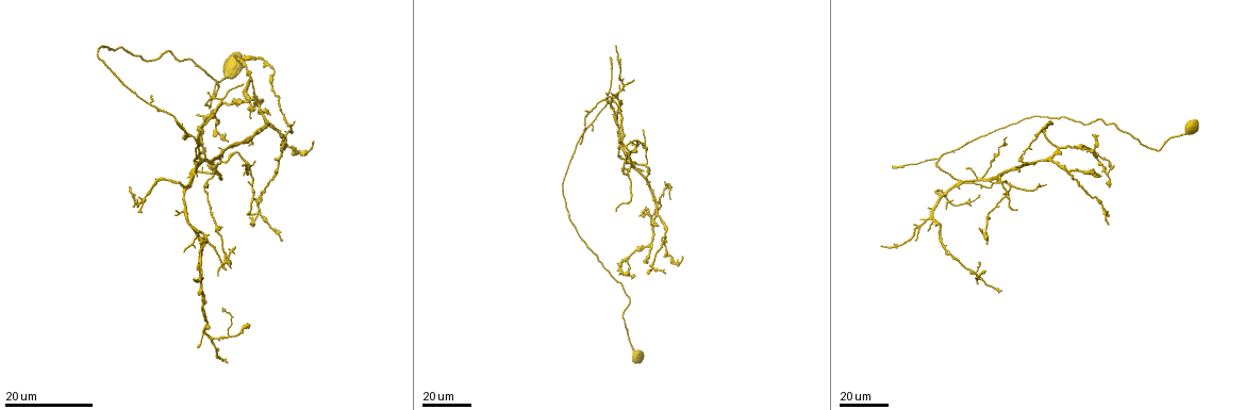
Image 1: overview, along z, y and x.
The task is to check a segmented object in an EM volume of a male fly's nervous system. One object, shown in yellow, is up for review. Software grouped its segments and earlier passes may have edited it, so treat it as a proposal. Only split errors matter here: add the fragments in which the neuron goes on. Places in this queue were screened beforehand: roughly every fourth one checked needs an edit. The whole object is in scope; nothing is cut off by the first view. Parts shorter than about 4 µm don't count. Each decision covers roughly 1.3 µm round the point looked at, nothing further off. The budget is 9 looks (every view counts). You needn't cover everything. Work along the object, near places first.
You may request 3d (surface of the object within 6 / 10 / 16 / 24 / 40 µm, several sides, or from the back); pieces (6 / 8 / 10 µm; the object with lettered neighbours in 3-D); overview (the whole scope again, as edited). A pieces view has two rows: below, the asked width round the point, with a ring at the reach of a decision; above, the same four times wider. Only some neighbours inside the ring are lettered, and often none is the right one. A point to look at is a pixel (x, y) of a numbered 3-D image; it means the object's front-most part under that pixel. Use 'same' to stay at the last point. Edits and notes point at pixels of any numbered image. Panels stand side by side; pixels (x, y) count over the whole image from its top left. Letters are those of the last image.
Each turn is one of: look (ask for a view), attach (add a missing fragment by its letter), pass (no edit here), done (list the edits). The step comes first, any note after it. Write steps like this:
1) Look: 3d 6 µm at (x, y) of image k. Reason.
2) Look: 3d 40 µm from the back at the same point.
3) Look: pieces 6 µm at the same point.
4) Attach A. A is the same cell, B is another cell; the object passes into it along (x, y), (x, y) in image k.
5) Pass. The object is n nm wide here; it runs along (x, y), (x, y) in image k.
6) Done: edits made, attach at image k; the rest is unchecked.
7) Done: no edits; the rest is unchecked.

Look: 3d 16 µm at (619, 142) of image 1. Free end.

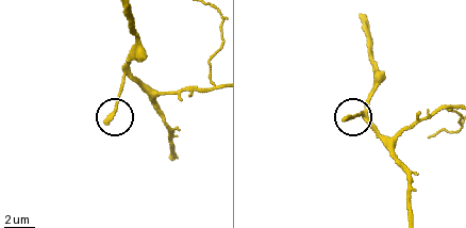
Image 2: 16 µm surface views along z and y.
Look: pieces 8 µm at (343, 116) of image 2.

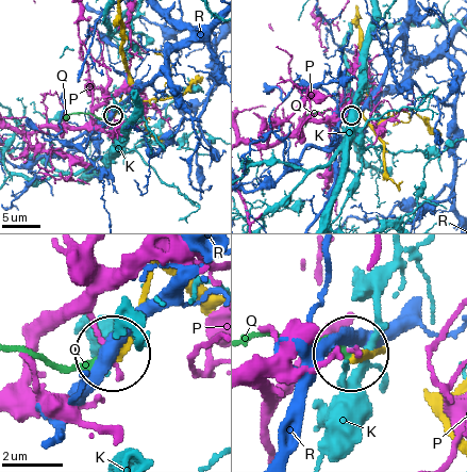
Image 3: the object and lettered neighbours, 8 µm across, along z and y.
Attach Q. The object is 280 nm wide here; Q is the same cell, K, P and R are other cells; it goes on there.

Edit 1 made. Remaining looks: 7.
Look: 3d 24 µm at (966, 183) of image 1. Long arm stops here.

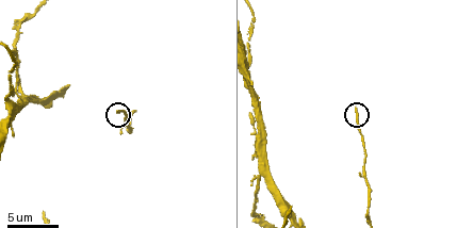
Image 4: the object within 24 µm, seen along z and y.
Look: pieces 6 µm at (354, 108) of image 4. See the neighbours.

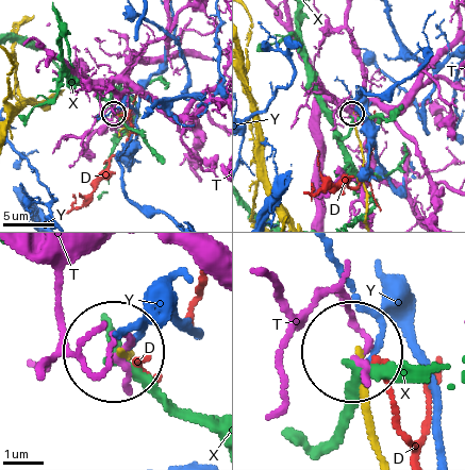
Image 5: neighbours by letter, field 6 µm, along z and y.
Pass. The object is 160 nm wide here; D, T, X and Y are other cells; it runs along (380, 450), (360, 352) in image 5; no lettered fragment goes on from it.

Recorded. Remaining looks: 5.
Look: 3d 16 µm at (965, 169) of image 1.

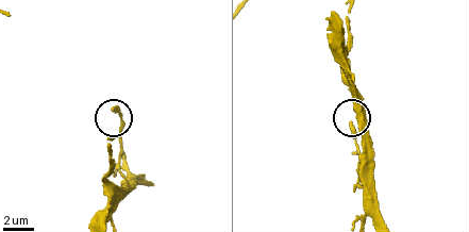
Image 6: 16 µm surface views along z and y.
Look: pieces 10 µm at (111, 107) of image 6.

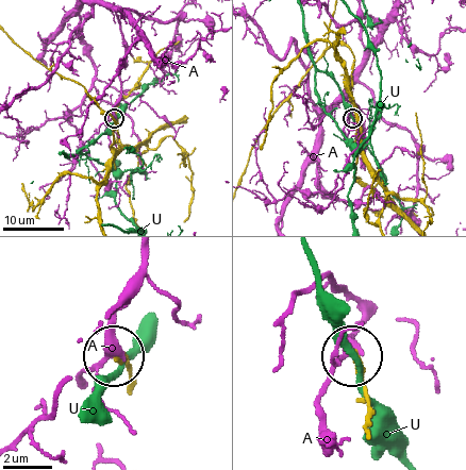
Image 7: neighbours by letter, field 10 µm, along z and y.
Pass. The object is 300 nm wide here; A and U are other cells; none of them fits.

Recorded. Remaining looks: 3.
Look: 3d 16 µm at (882, 245) of image 1. End of a long branch.

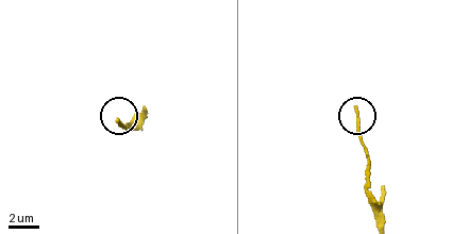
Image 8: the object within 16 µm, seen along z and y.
Look: 3d 10 µm at (357, 107) of image 8. Zoom in.

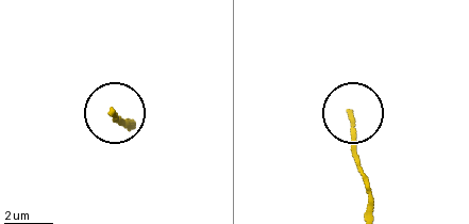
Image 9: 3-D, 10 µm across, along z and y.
Look: pieces 6 µm at (350, 113) of image 9. See the neighbours.

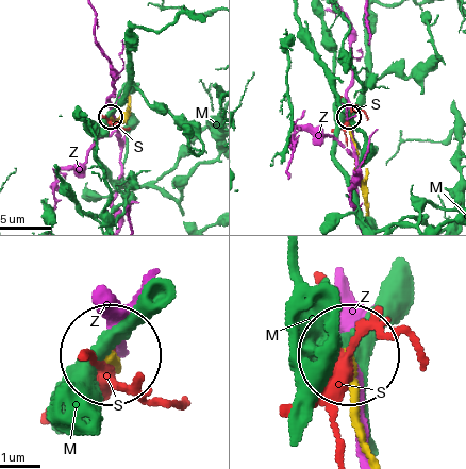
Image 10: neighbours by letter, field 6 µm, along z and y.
Pass. M, S and Z are other cells; no lettered fragment goes on from it.

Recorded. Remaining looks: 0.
Done: edits made, attach at image 3; the rest is unchecked.

